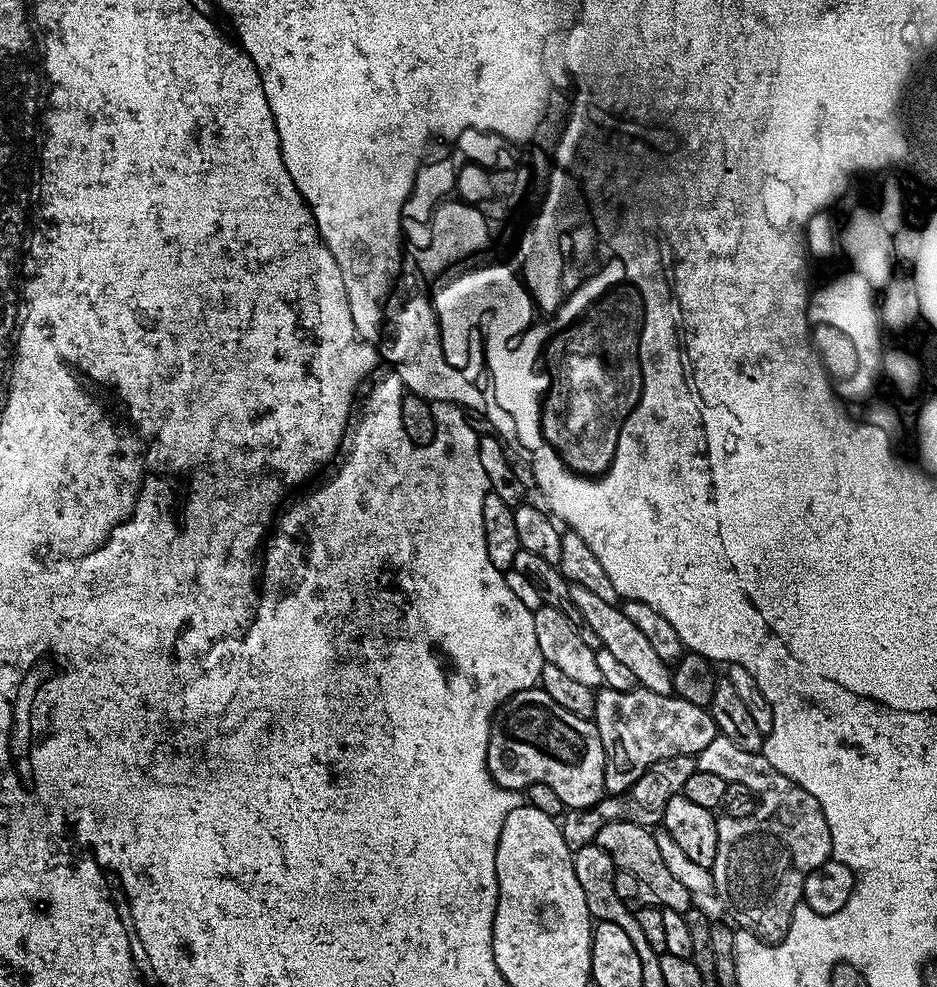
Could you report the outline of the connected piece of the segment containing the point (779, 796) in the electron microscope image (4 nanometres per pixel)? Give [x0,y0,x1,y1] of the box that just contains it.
[695,734,832,944]

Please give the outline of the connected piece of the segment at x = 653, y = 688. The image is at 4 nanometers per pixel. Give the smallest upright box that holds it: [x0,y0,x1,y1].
[570,584,673,695]

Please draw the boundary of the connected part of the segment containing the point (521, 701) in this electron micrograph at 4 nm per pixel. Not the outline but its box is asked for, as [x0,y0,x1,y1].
[488,686,606,810]

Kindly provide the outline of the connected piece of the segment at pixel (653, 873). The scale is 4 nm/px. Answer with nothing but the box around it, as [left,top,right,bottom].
[594,820,693,913]

